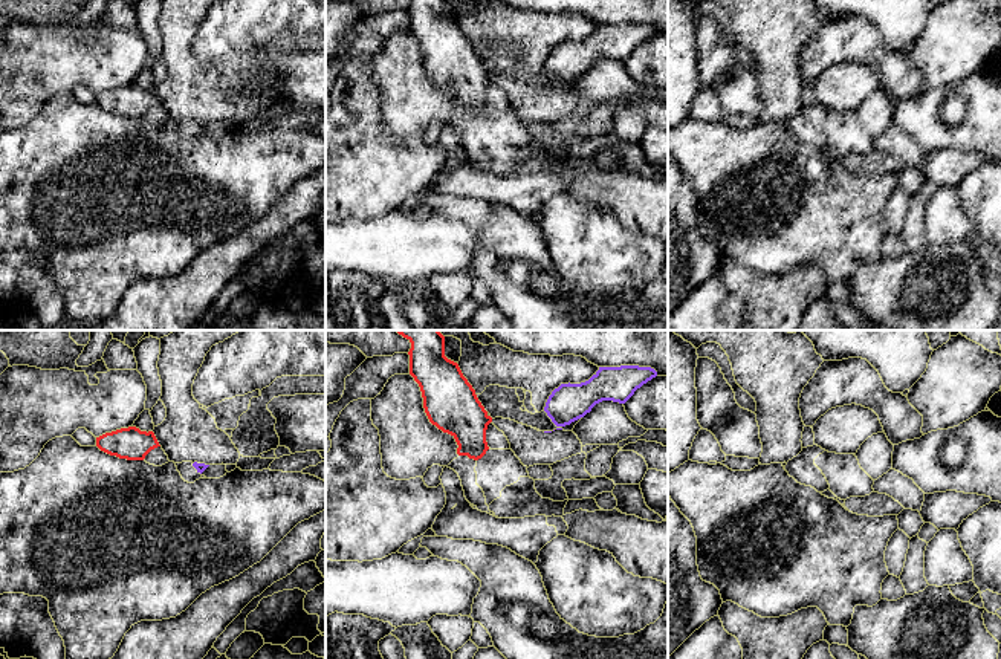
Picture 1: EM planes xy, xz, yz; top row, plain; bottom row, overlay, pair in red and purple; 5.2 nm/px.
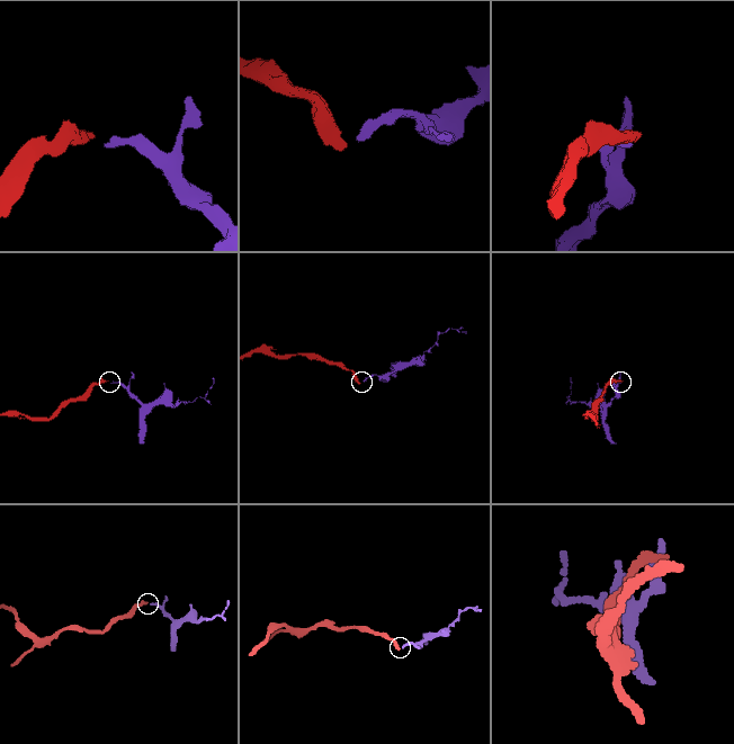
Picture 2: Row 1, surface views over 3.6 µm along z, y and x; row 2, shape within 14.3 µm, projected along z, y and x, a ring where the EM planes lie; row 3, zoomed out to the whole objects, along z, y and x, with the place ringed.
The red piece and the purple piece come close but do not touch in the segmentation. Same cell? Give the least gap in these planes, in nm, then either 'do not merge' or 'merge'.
200 nm apart; do not merge

